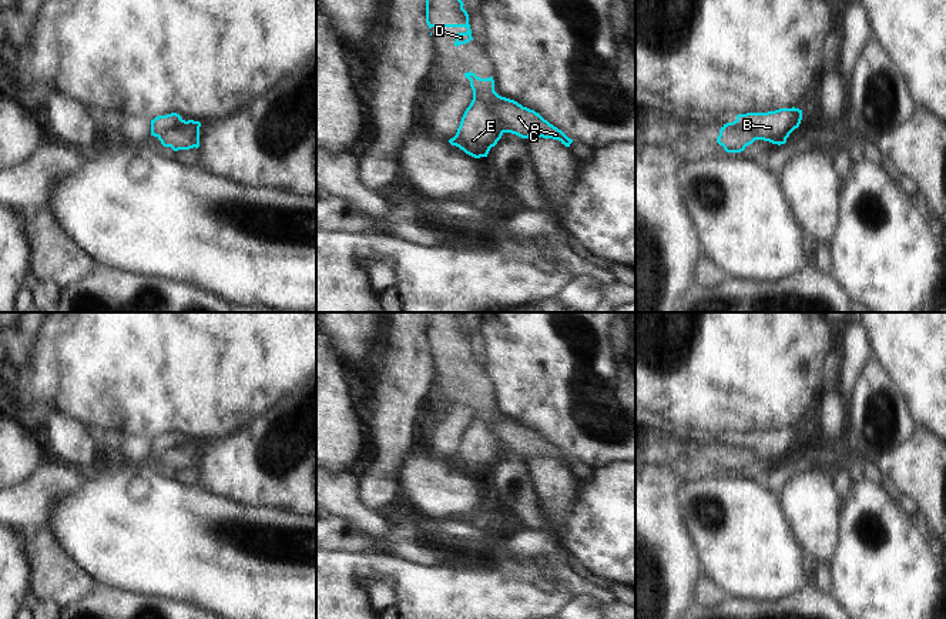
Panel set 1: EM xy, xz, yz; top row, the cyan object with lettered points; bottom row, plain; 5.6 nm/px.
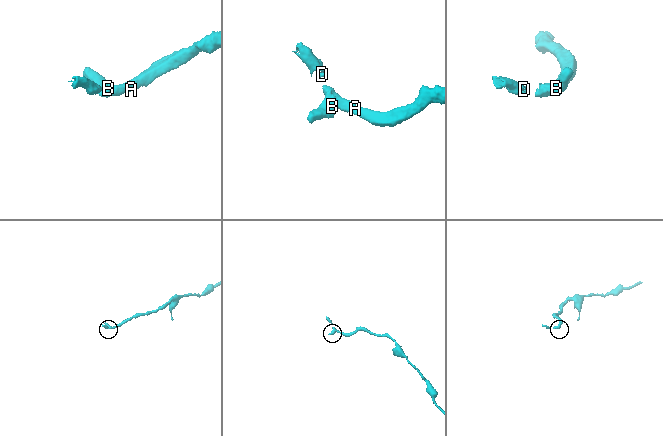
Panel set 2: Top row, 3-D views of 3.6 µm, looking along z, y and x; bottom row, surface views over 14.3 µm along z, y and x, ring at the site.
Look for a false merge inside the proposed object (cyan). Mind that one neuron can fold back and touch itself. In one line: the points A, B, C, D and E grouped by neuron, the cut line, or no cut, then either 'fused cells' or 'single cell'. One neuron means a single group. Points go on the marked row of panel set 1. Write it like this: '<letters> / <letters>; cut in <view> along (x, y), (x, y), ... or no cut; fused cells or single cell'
A C D / B E; cut in xz along (473, 96), (486, 96), (489, 99), (489, 109), (505, 131); fused cells

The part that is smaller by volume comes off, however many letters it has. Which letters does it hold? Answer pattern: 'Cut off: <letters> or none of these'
Cut off: B, E

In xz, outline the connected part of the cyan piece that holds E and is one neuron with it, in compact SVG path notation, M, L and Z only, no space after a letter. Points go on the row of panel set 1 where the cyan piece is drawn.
M473 97L456 135L449 140L452 145L474 158L487 157L490 148L497 144L504 133L500 120L489 108L489 103L489 97Z

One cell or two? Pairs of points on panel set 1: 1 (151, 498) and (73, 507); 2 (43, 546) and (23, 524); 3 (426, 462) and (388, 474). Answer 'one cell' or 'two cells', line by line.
1: one cell
2: two cells
3: two cells

